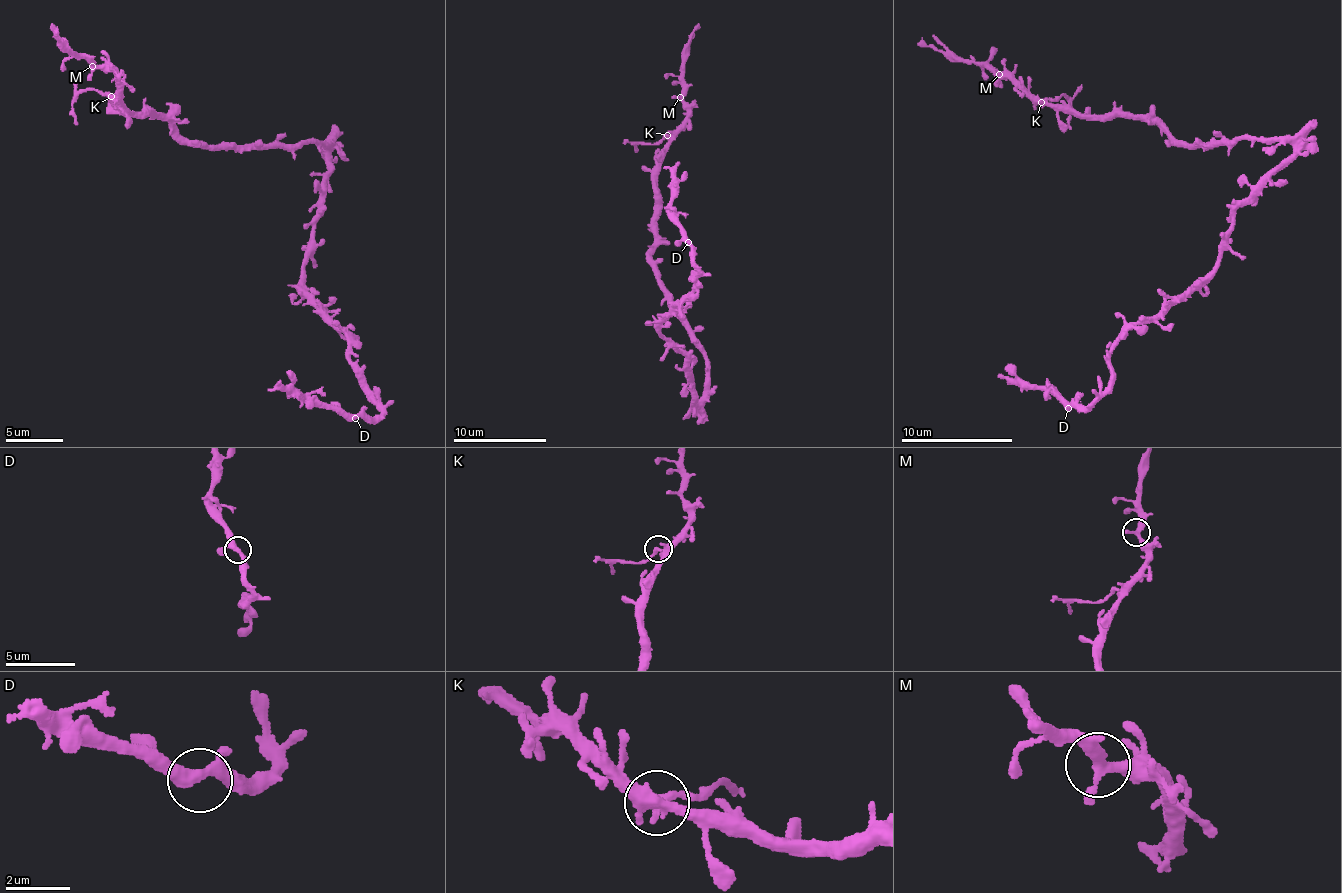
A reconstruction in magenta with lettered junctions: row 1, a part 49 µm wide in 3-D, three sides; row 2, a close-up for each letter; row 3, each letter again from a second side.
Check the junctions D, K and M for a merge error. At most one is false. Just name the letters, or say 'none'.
K

